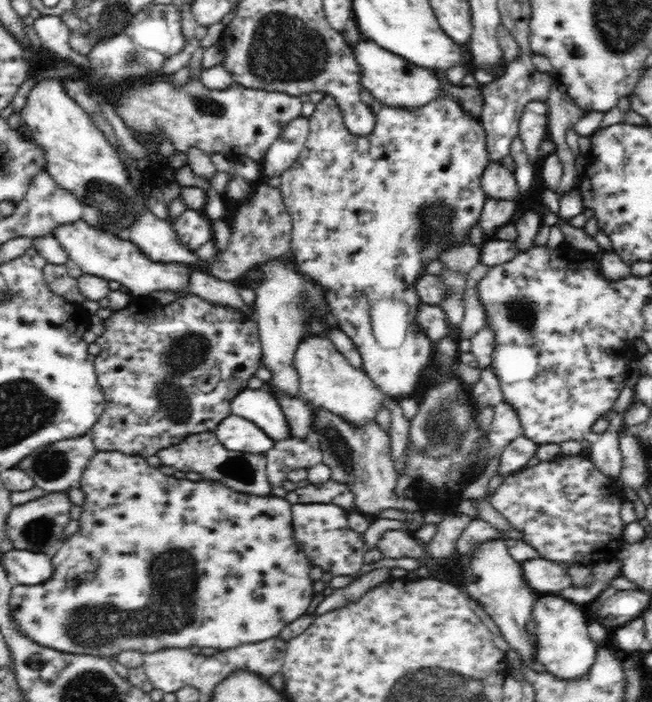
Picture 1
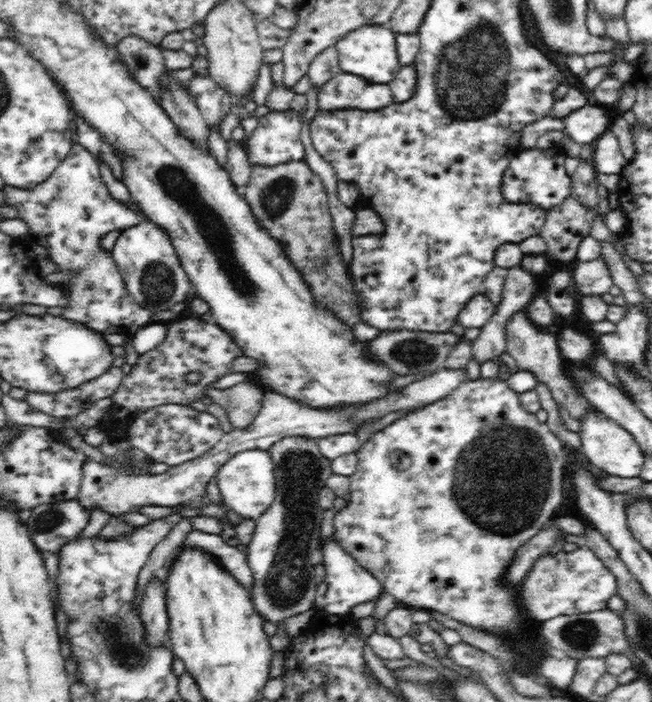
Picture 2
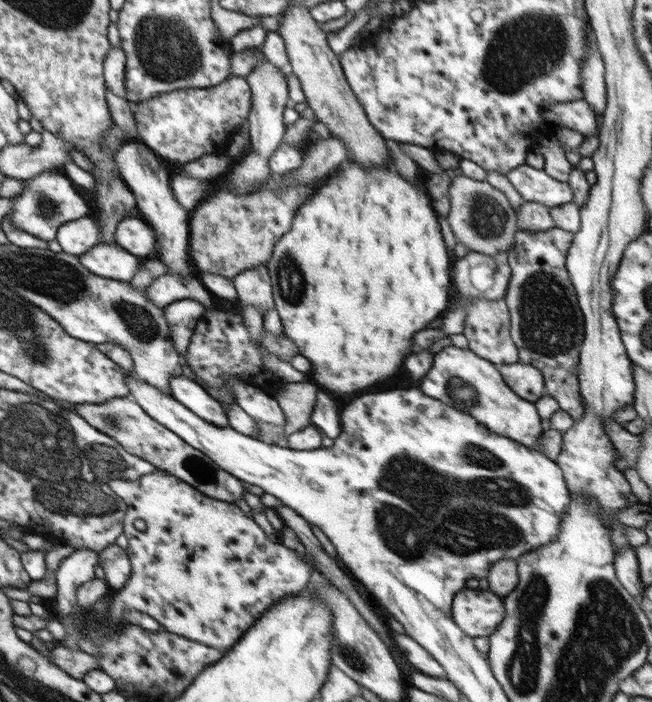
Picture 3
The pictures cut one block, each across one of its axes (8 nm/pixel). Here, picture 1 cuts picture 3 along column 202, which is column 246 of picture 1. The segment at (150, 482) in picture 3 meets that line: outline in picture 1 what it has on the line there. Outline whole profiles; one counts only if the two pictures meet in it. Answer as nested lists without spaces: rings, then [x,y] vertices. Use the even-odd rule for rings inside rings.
[[[98,451],[98,454],[88,460],[80,477],[79,489],[86,496],[82,504],[82,513],[79,518],[78,530],[67,537],[51,558],[53,575],[42,584],[34,586],[14,584],[10,592],[10,613],[20,627],[22,634],[34,640],[46,648],[52,648],[55,652],[68,654],[89,654],[90,656],[116,656],[124,650],[139,650],[142,653],[156,652],[162,648],[236,648],[242,644],[254,644],[274,638],[280,634],[280,630],[306,615],[306,610],[315,595],[312,591],[310,571],[313,567],[308,556],[299,545],[295,543],[292,526],[292,513],[290,502],[278,496],[256,496],[251,493],[236,492],[218,480],[201,480],[191,482],[189,479],[176,479],[166,476],[159,468],[150,466],[146,457],[132,456],[127,453],[114,451]],[[72,562],[96,562],[98,564],[98,576],[92,580],[92,586],[74,584],[64,574],[70,570]]]

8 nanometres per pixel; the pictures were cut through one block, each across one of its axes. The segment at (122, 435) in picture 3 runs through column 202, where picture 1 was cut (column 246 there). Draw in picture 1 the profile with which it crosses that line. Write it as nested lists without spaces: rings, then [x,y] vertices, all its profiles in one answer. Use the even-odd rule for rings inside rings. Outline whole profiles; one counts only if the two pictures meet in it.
[[[215,432],[194,434],[180,444],[173,444],[170,448],[160,450],[156,456],[165,466],[174,467],[182,472],[198,472],[206,480],[218,480],[226,487],[242,493],[256,496],[271,496],[272,486],[267,479],[267,455],[228,451],[220,444]]]

